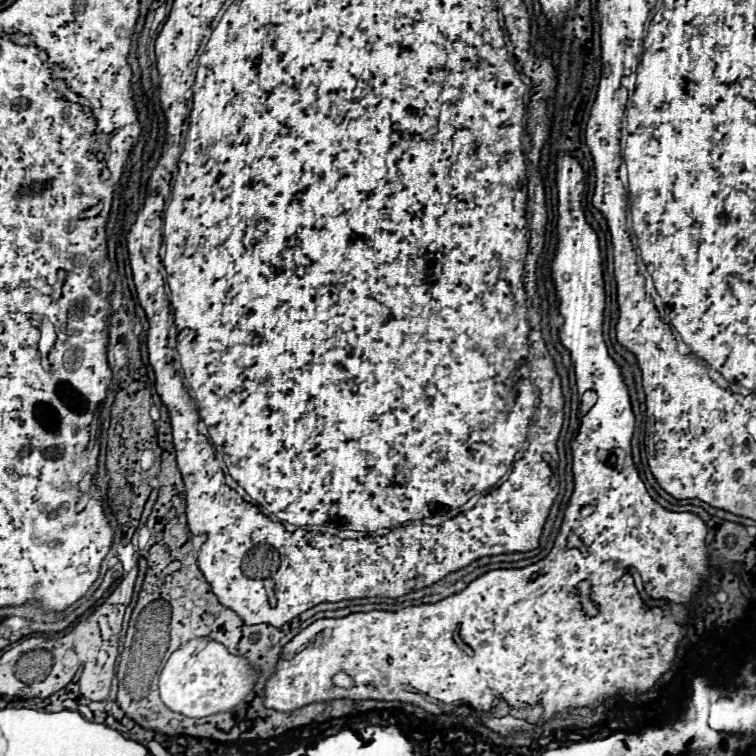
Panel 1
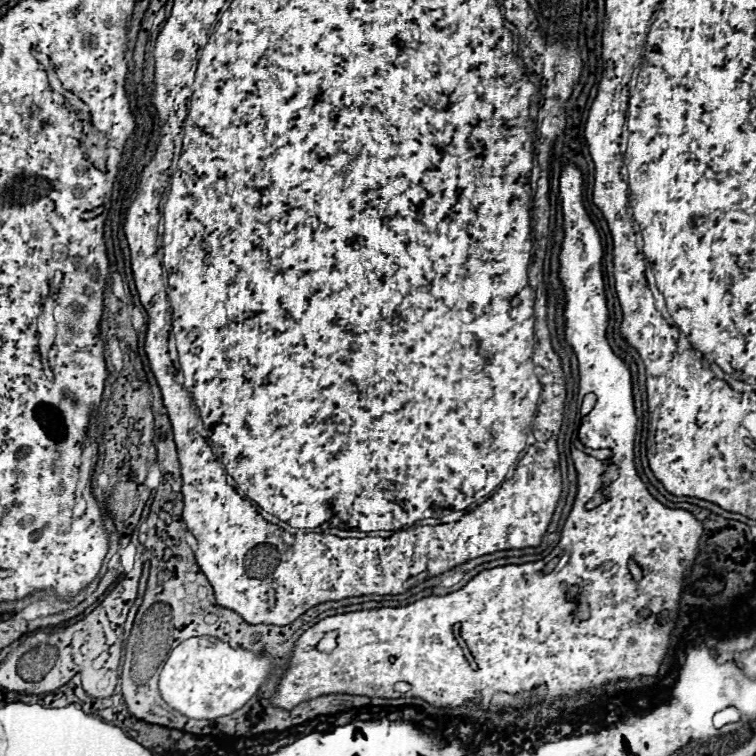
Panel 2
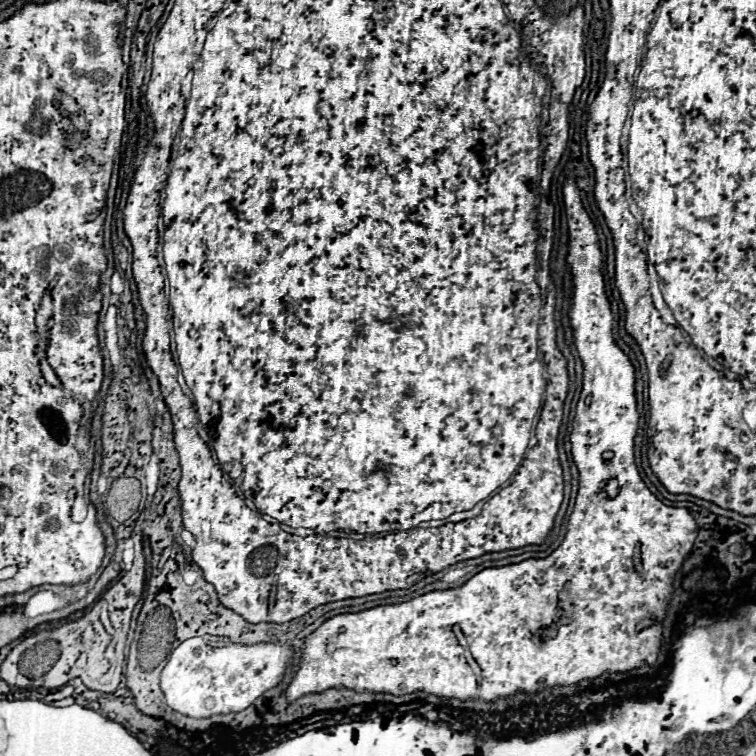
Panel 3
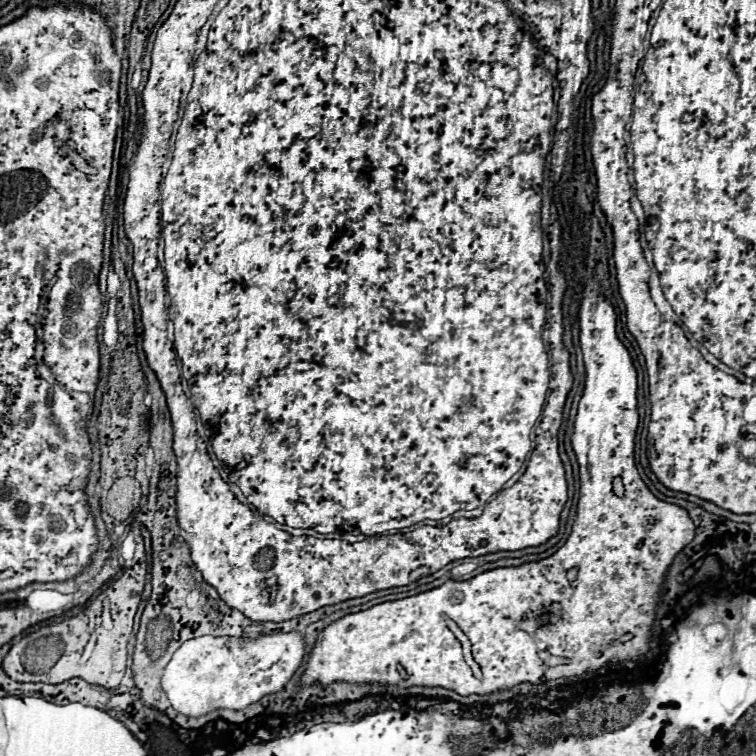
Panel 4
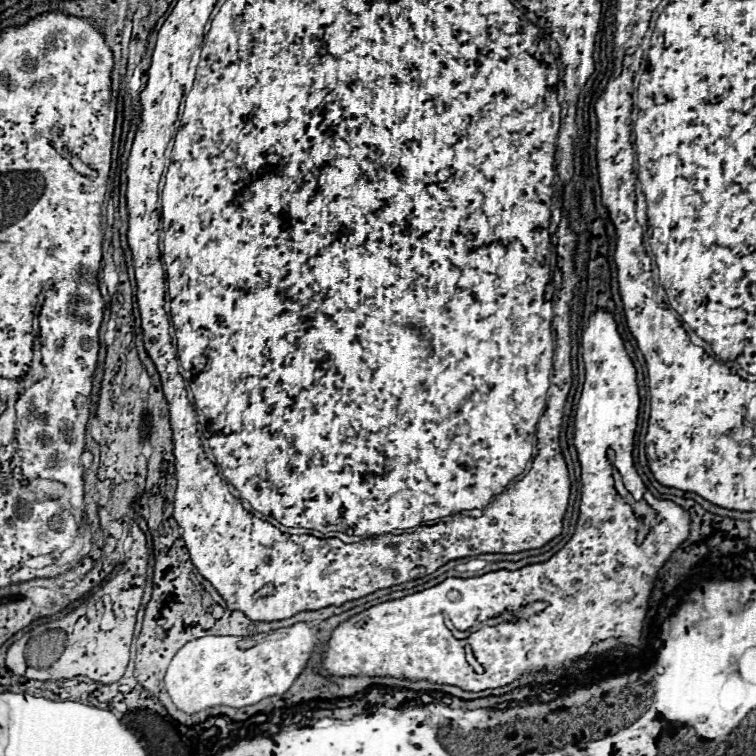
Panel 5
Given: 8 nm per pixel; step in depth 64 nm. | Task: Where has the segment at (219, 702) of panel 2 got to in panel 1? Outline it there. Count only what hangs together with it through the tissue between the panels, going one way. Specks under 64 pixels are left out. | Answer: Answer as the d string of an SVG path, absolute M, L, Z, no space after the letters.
M192 638L182 644L160 672L162 702L188 718L204 718L236 708L258 682L258 670L244 656L230 654L226 646L210 638Z

